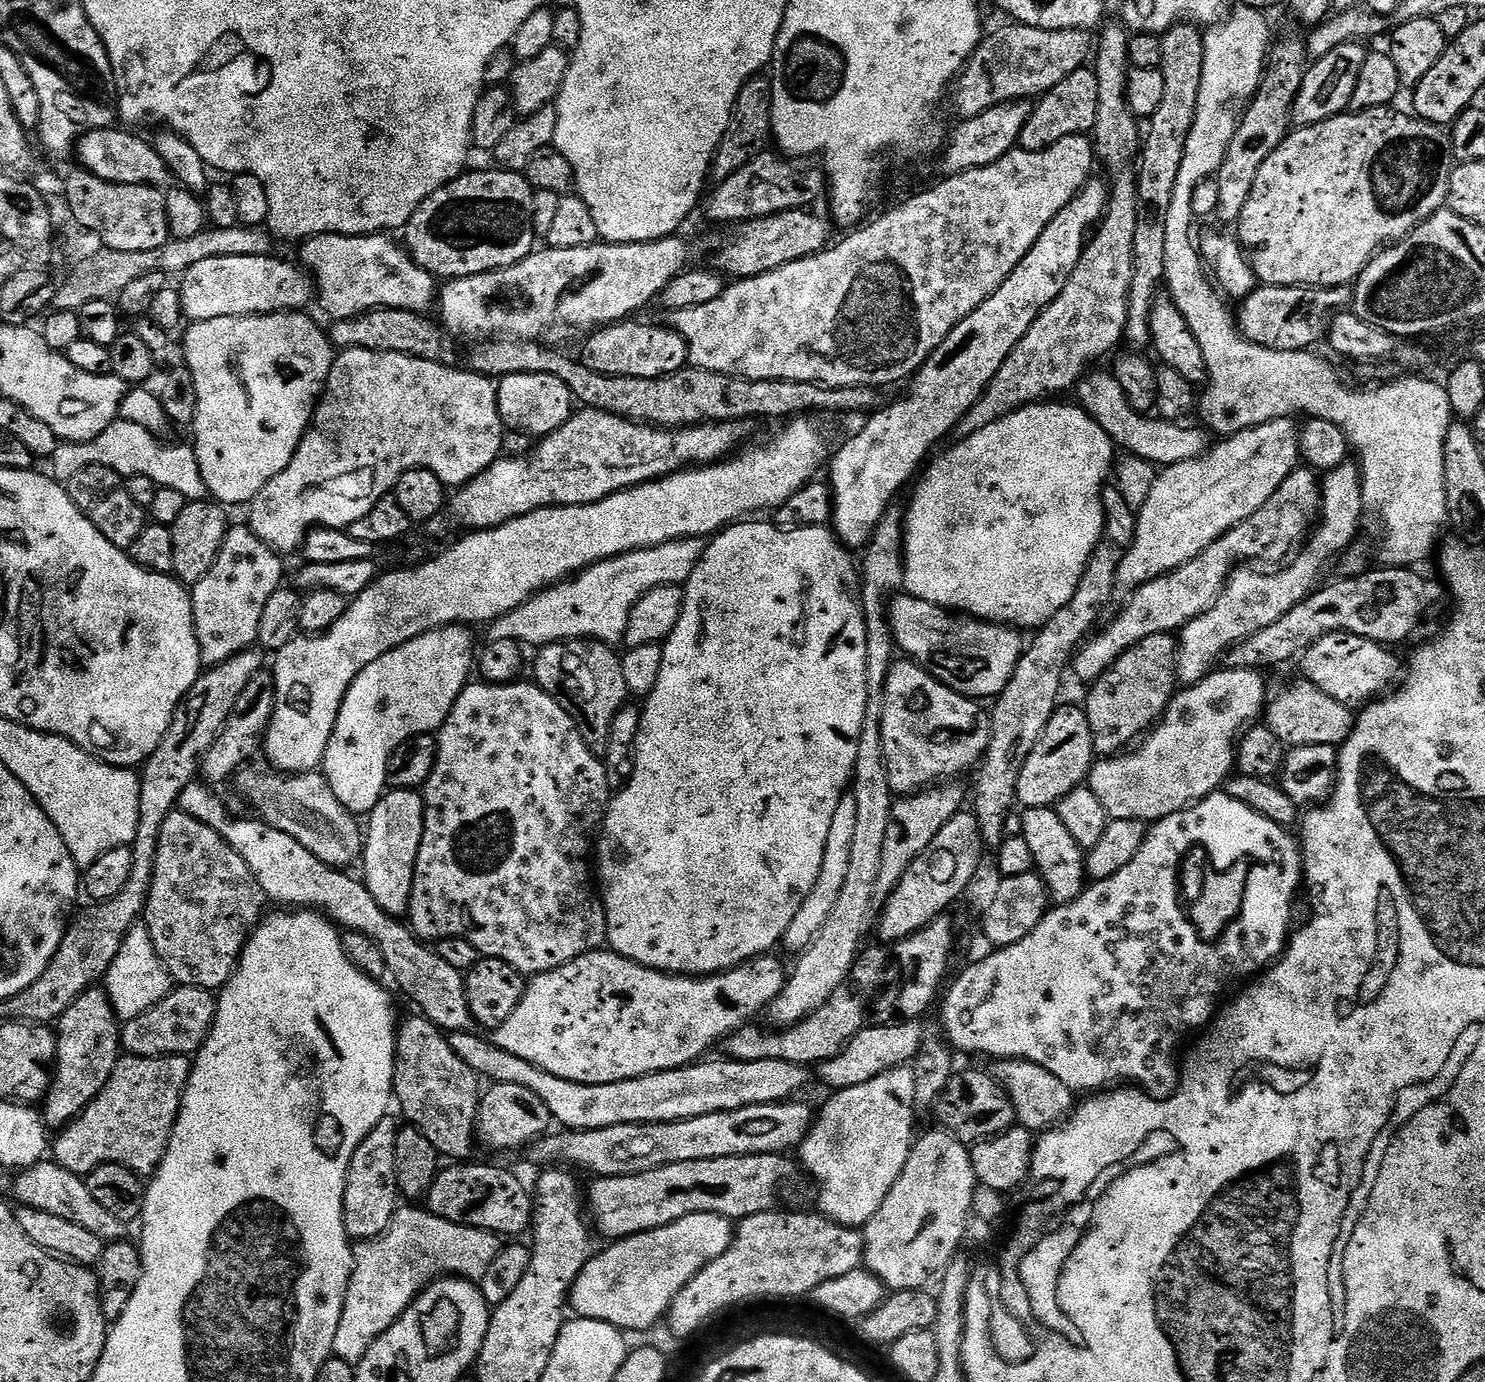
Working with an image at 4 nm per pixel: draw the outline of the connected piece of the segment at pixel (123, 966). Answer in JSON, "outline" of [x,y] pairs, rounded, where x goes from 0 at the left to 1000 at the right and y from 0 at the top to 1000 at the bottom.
{"outline":[[[92,669],[83,680],[82,687],[75,698],[70,708],[70,715],[75,722],[79,737],[82,740],[90,738],[94,734],[103,729],[116,716],[116,708],[103,686],[100,672]]]}

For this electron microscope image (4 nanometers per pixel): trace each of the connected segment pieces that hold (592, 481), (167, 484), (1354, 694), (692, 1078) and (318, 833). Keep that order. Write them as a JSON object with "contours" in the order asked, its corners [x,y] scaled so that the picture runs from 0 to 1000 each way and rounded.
{"contours":[[[[391,295],[376,311],[366,316],[356,330],[337,329],[327,342],[312,351],[305,362],[304,360],[303,370],[304,368],[305,375],[312,384],[323,384],[335,382],[347,373],[354,373],[363,368],[399,365],[415,356],[438,350],[462,339],[483,335],[502,321],[504,310],[500,304],[442,310]]],[[[79,303],[78,306],[71,310],[66,317],[59,318],[55,321],[38,321],[36,329],[34,331],[34,344],[37,347],[44,349],[53,343],[58,337],[71,337],[84,346],[95,344],[101,346],[106,353],[120,355],[126,362],[136,362],[140,359],[140,352],[136,346],[136,340],[133,337],[132,325],[129,321],[112,321],[106,313],[98,311],[96,308],[90,308],[90,305]]],[[[896,457],[884,466],[877,473],[875,480],[877,479],[877,486],[879,488],[877,490],[881,494],[892,502],[895,502],[899,507],[913,512],[921,511],[933,503],[943,491],[944,478],[943,480],[942,476],[937,472],[939,471],[925,463],[921,463],[908,457]]],[[[313,745],[301,749],[302,757],[314,771],[321,778],[330,780],[332,784],[354,786],[365,795],[372,810],[385,818],[422,813],[447,813],[448,811],[464,810],[477,805],[500,802],[502,800],[526,798],[535,794],[533,792],[543,784],[546,776],[542,771],[525,766],[501,768],[484,766],[481,768],[473,767],[420,783],[395,784],[368,777],[354,766],[339,760],[329,752],[316,747]]],[[[180,554],[177,555],[168,555],[161,562],[162,573],[167,578],[168,583],[172,587],[170,588],[174,593],[185,598],[185,601],[190,601],[190,603],[195,603],[198,609],[203,609],[209,618],[225,629],[234,629],[234,625],[237,625],[239,622],[240,624],[243,622],[246,610],[244,596],[240,594],[242,593],[238,588],[228,580],[218,560],[213,557],[195,560]]]]}

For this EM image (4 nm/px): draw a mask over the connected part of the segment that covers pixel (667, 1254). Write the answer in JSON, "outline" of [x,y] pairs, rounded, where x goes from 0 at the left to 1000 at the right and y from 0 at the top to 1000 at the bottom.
{"outline":[[[480,877],[465,878],[462,881],[457,881],[445,889],[437,891],[430,891],[429,894],[422,894],[420,897],[410,899],[407,906],[399,908],[395,913],[392,922],[387,928],[384,936],[384,946],[390,954],[405,955],[412,958],[421,965],[434,964],[442,957],[446,956],[453,946],[454,939],[464,928],[481,910],[489,907],[493,900],[494,894],[494,884],[489,880]]]}

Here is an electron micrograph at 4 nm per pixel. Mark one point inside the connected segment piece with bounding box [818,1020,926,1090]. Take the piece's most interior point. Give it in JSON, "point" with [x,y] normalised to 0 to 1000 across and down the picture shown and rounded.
{"point":[588,760]}

